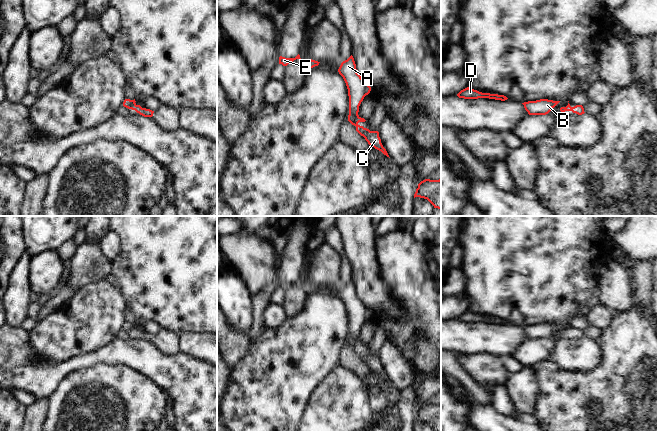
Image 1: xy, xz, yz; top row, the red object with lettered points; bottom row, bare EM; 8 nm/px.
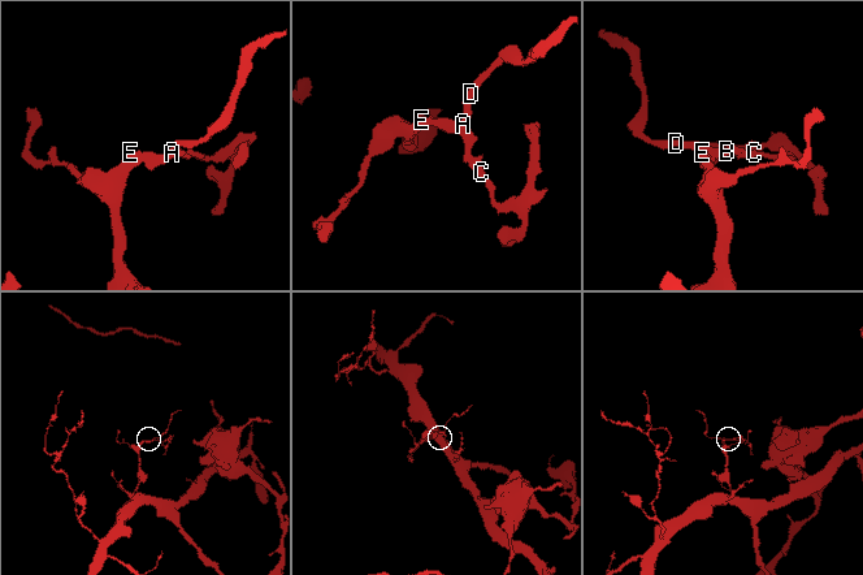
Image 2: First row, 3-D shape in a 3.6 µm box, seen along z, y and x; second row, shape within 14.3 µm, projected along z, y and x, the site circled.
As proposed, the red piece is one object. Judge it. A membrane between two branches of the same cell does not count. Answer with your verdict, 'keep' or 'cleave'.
cleave

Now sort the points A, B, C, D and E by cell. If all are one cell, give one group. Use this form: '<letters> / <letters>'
A B D E / C

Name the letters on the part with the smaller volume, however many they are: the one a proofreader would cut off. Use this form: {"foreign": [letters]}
{"foreign": ["C"]}

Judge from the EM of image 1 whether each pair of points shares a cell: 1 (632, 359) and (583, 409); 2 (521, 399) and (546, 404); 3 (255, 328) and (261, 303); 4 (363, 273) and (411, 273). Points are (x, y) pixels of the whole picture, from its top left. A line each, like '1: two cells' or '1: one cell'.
1: one cell
2: two cells
3: one cell
4: two cells

